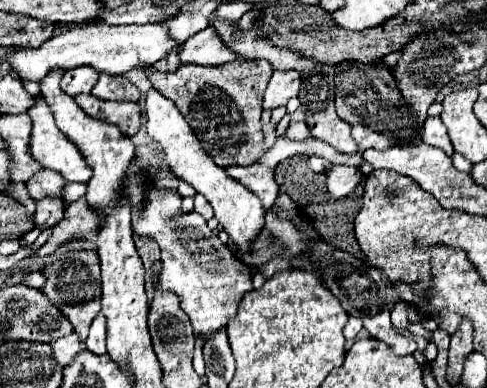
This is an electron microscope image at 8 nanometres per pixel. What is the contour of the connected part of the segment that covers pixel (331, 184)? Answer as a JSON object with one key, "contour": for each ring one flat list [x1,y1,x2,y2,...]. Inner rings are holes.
{"contour":[[331,165,327,171,327,189,331,193,331,197,339,199,345,197,347,193,353,191,353,187,361,181,363,173,357,171,355,167,347,167,347,165]]}

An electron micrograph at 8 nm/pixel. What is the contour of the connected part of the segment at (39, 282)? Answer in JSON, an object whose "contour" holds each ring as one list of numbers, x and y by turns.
{"contour":[[28,272,24,276,22,284,28,287,41,289,45,284,45,281,45,276,41,272]]}

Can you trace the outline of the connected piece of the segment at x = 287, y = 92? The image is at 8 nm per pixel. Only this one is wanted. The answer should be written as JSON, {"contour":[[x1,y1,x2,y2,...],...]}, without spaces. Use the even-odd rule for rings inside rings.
{"contour":[[273,71,263,95,263,109,287,105,287,101,299,93,299,85,301,77,297,71]]}

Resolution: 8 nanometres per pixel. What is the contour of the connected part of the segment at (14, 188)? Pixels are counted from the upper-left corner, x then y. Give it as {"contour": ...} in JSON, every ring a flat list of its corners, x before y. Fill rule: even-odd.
{"contour":[[9,183,9,185,3,189,3,193,5,193,7,197,17,199,19,203,25,206,25,209,29,211,31,221,34,222,36,201,29,197,29,193,27,193,27,189,25,189,23,183]]}

